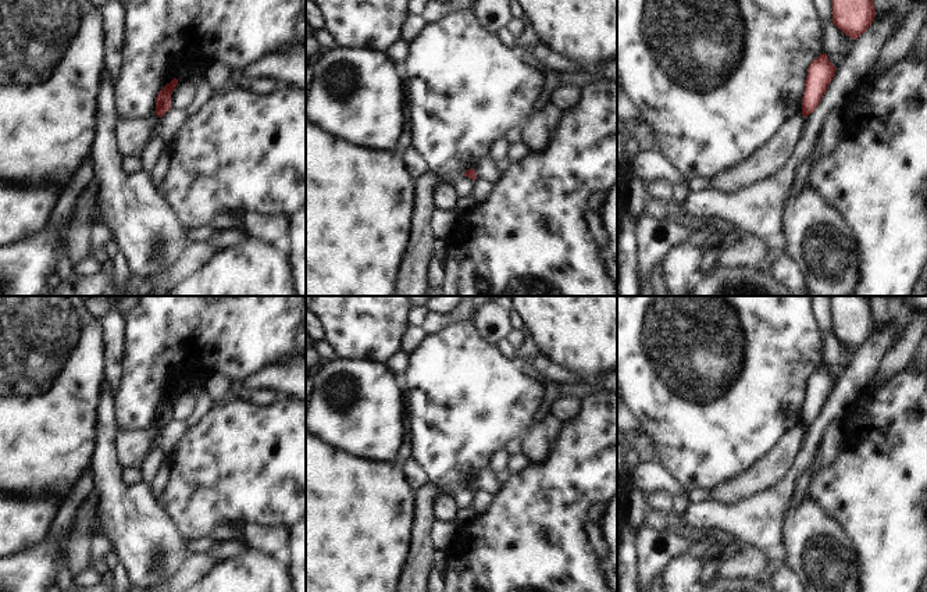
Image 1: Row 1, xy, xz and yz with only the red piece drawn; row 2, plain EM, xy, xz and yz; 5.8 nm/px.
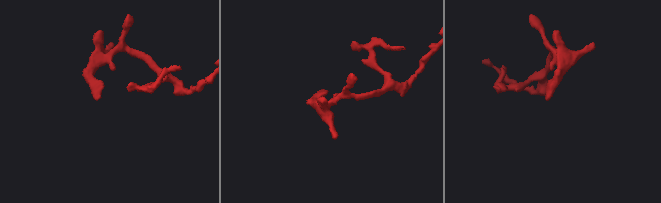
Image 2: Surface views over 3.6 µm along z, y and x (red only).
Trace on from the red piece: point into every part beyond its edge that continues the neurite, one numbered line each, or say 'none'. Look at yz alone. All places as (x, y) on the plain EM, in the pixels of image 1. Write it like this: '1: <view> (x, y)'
none

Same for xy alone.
none

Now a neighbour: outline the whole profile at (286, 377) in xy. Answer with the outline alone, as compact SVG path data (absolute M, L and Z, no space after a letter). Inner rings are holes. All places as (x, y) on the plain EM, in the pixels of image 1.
M284 359L243 381L245 390L274 390L279 397L306 403L306 359Z

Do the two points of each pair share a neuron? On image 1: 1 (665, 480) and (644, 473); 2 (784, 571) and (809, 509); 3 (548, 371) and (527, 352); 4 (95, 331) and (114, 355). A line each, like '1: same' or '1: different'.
1: same
2: different
3: same
4: different

